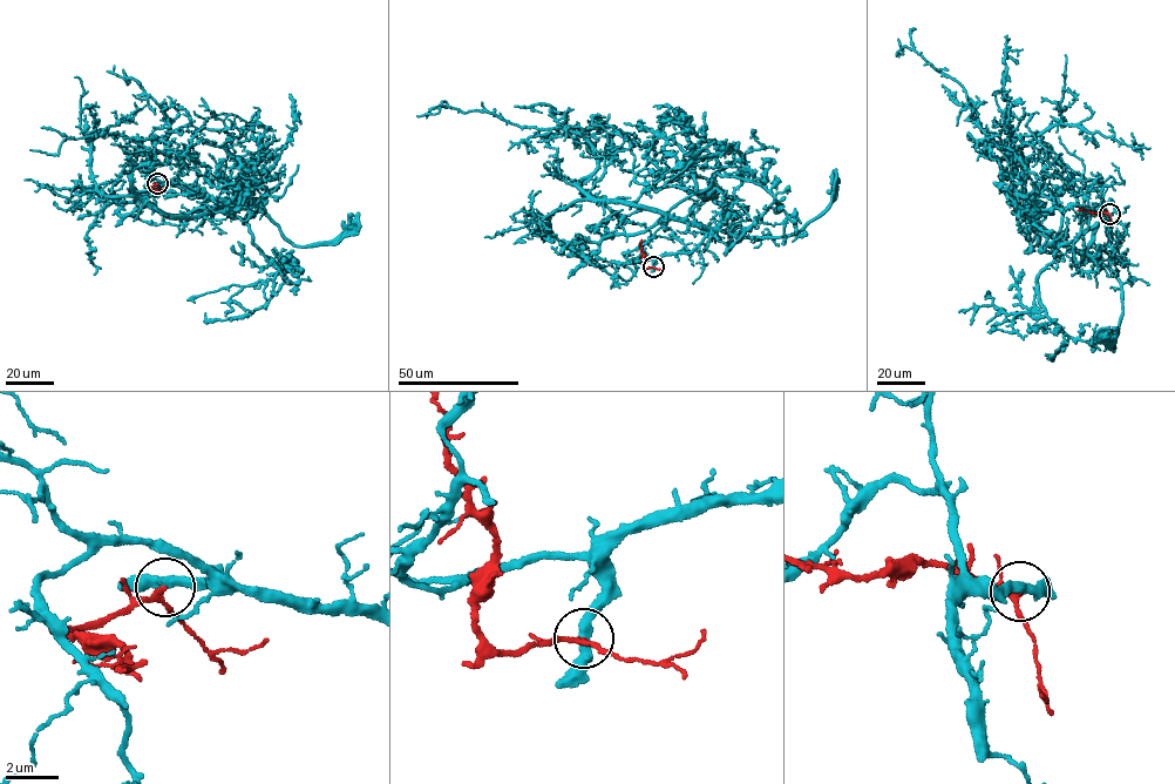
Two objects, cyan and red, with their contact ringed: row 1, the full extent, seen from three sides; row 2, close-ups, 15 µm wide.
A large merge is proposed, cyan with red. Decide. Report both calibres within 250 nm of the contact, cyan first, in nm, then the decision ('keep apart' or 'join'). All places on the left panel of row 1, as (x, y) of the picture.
360/180 nm | keep apart

